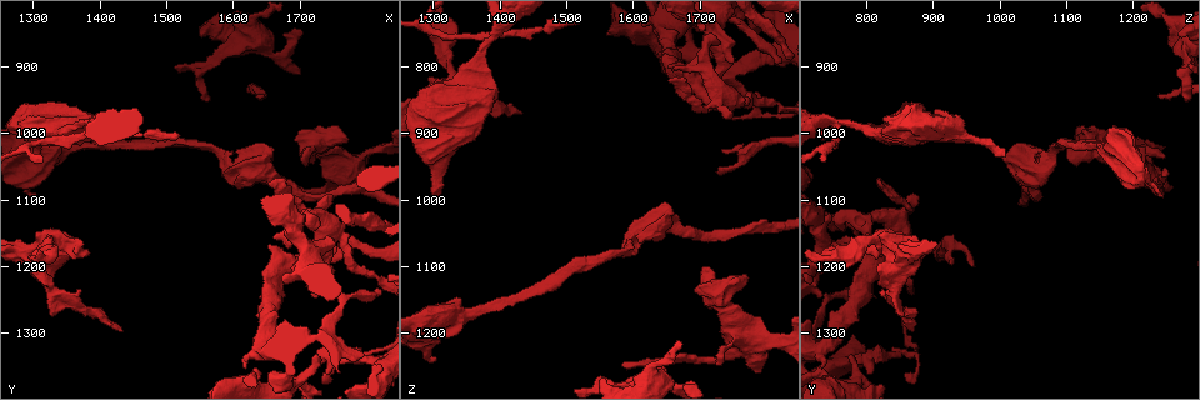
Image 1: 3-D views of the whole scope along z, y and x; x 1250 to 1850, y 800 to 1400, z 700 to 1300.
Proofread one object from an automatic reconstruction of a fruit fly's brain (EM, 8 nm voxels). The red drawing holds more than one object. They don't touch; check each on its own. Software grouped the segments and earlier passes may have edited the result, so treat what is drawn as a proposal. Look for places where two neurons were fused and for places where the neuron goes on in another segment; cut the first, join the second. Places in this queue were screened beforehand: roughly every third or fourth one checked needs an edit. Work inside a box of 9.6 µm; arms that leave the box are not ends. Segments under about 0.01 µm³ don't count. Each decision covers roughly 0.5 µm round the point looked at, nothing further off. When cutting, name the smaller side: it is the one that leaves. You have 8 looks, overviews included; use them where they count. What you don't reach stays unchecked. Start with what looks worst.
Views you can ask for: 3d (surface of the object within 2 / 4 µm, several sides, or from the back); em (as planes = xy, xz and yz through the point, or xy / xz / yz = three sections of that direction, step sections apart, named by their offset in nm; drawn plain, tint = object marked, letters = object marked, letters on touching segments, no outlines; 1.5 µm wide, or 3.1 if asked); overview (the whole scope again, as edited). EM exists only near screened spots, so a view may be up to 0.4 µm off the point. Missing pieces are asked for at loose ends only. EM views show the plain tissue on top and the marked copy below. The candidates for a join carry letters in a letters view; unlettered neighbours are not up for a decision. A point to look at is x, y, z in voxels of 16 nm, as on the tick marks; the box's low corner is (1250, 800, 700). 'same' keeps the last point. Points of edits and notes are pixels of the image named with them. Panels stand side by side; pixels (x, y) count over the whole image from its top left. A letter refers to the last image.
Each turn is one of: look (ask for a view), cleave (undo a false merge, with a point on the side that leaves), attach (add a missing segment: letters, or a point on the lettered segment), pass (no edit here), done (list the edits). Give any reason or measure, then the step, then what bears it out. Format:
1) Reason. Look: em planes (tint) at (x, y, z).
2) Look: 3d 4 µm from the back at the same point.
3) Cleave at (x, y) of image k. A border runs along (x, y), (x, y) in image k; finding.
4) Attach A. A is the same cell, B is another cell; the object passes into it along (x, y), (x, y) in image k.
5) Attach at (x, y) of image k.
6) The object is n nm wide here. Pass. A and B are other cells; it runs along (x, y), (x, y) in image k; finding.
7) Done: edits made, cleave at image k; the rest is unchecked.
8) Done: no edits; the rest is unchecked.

A narrow waist. Look: 3d 2 µm at (1375, 985, 760).

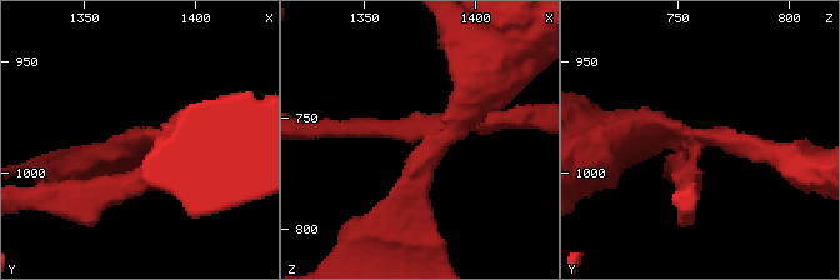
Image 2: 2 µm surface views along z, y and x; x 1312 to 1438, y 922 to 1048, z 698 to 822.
4 arms meet here. Look: em planes (letters) at (1377, 984, 764).

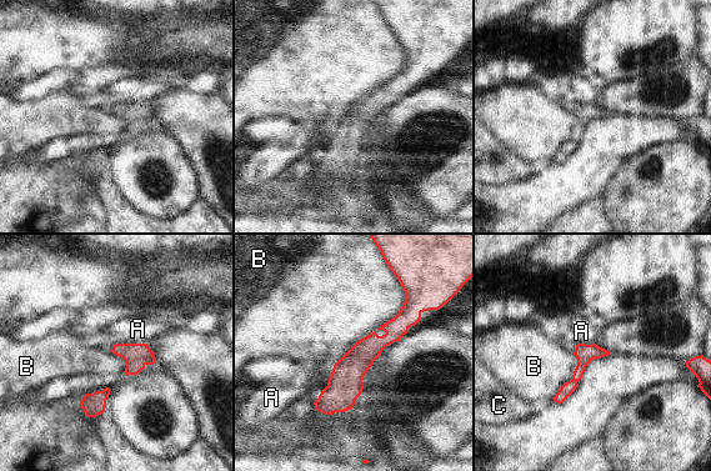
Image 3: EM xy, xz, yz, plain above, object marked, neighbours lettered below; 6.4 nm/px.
Cleave at (570, 386) of image 3. A, B and C are other cells; a second neuron is stuck on.

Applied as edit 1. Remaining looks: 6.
See it whole again. Look: overview.

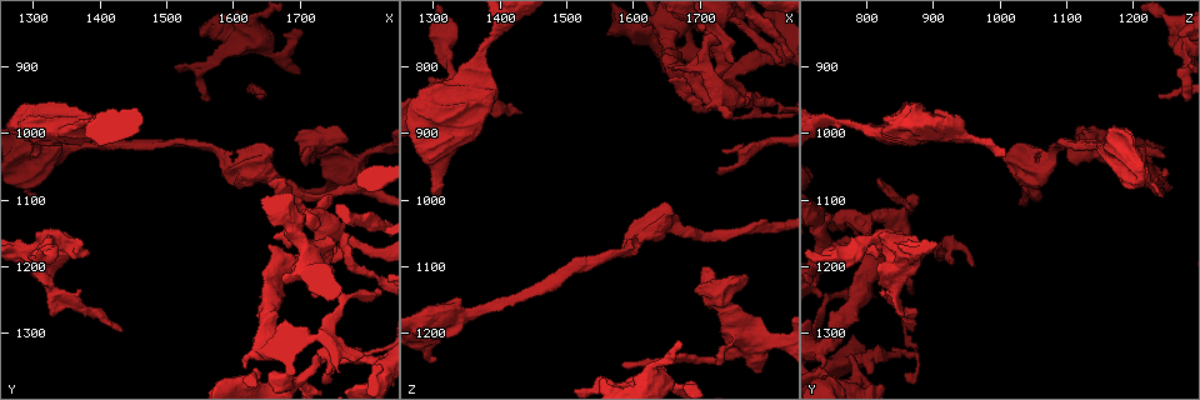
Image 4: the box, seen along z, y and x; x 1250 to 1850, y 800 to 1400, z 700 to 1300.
Narrows sharply. Look: em xy step 8 (letters) at (1785, 1330, 870).

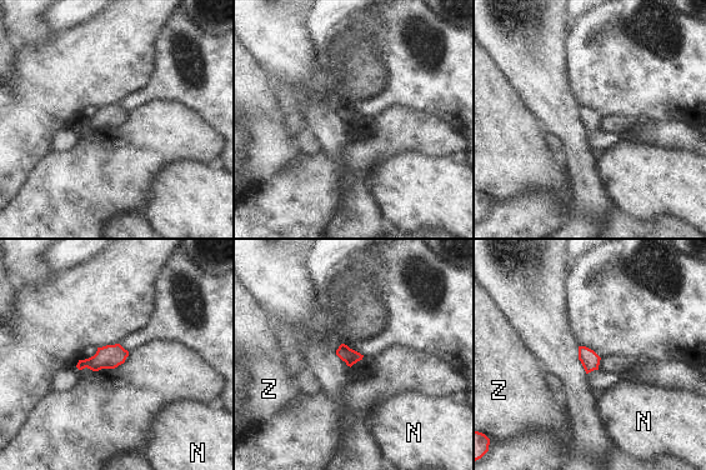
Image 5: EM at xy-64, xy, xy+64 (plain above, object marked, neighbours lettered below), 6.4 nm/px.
Look: em planes (letters) at the same point.

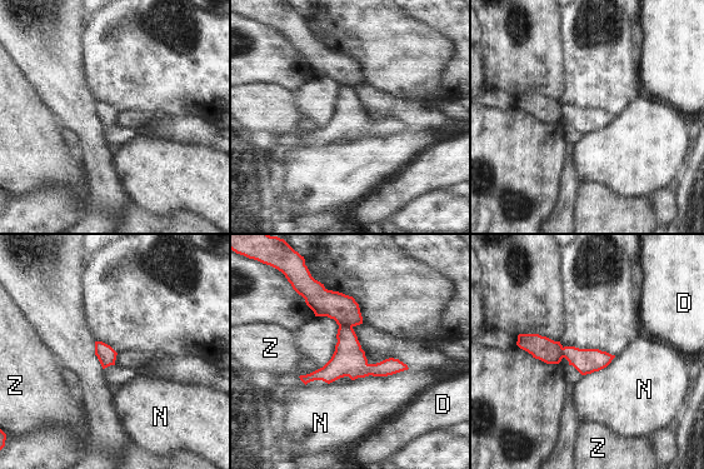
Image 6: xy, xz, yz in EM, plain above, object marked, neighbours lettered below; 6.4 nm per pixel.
The object is 160 nm wide here. Cleave at (349, 359) of image 6. D, N and Z are other cells; a second neuron is stuck on.

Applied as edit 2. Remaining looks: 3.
Thick end. Look: em planes (letters) at (1370, 1175, 800).

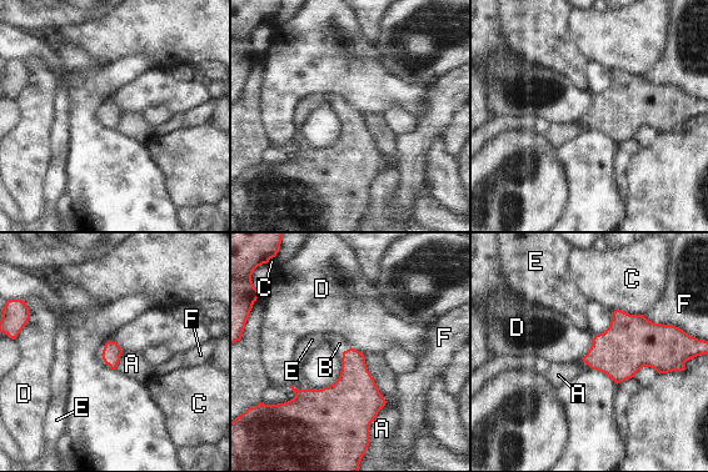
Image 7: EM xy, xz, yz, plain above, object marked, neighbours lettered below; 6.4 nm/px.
Attach B. B is the same cell, A, C, D, E and F are other cells; the object passes into it along (355, 387), (347, 350), (339, 344) in image 7; the neuron continues.

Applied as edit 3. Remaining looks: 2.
Done: edits made, cleave at image 3, cleave at image 6, attach at image 7; the rest is unchecked.

